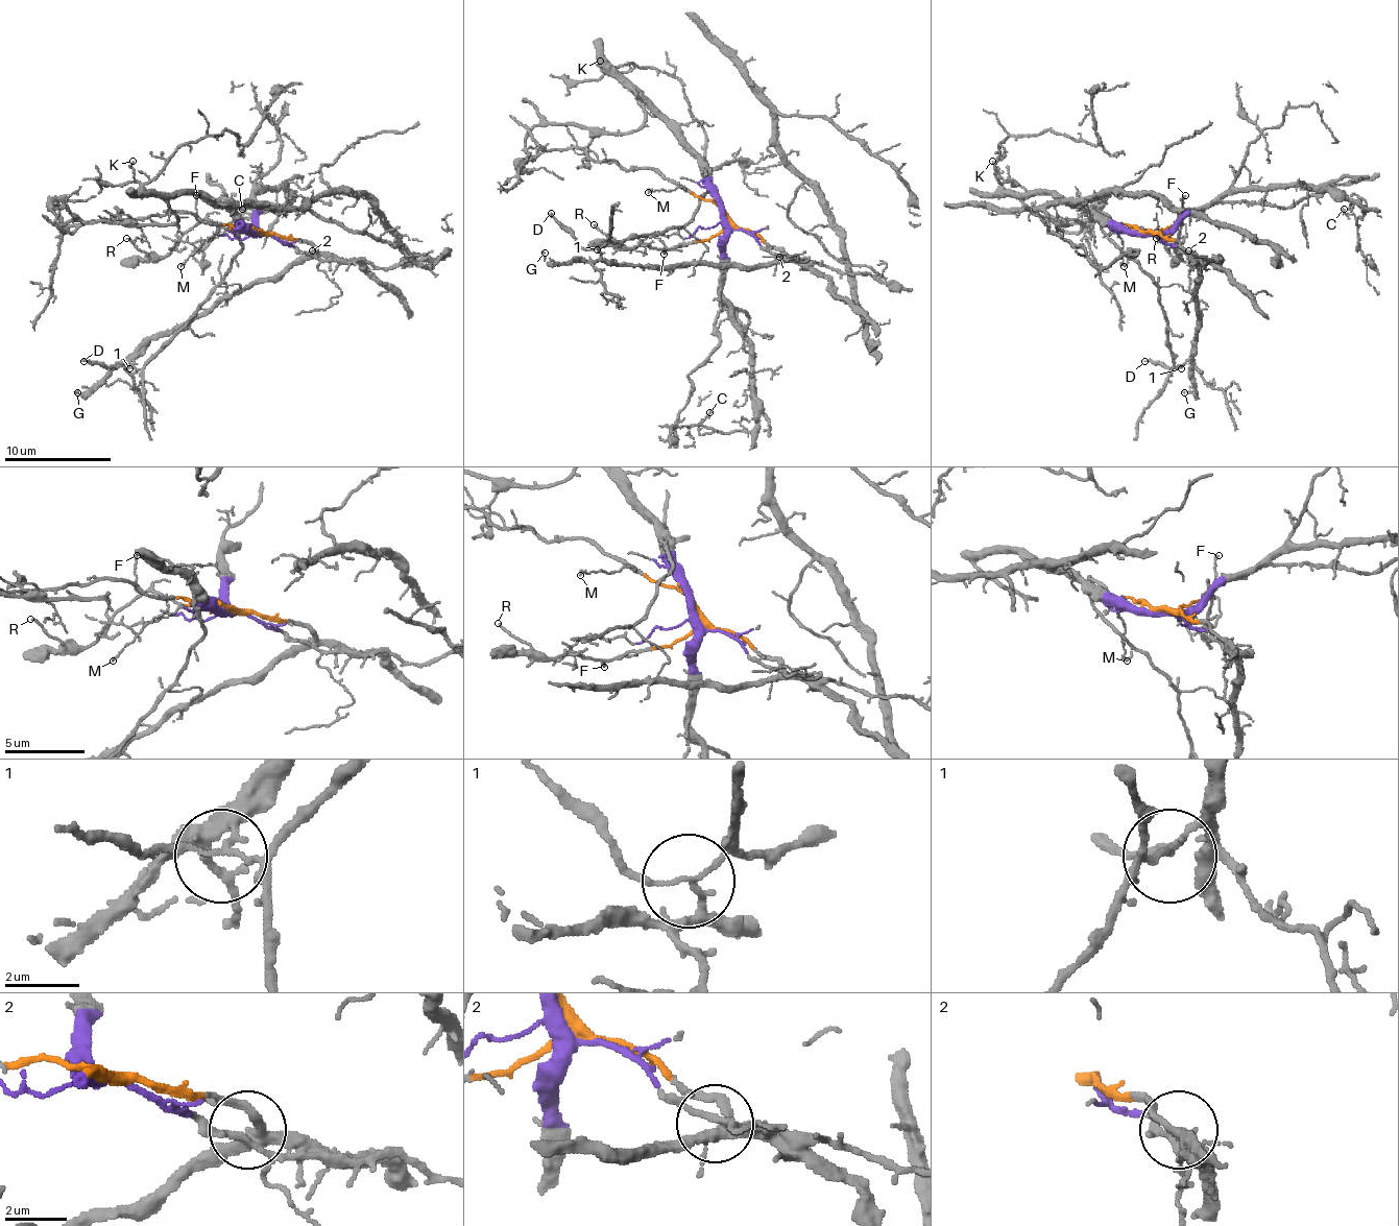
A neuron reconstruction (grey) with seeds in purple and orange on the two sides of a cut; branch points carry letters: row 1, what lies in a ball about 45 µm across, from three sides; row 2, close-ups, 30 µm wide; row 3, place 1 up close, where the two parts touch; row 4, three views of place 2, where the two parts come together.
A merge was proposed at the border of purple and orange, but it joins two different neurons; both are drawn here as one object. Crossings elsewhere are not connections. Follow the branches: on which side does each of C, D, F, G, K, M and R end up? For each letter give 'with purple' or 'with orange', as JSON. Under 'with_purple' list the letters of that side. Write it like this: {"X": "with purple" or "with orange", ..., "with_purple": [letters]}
{"C": "with purple", "D": "with purple", "F": "with orange", "G": "with orange", "K": "with purple", "M": "with orange", "R": "with orange", "with_purple": ["C", "D", "K"]}

